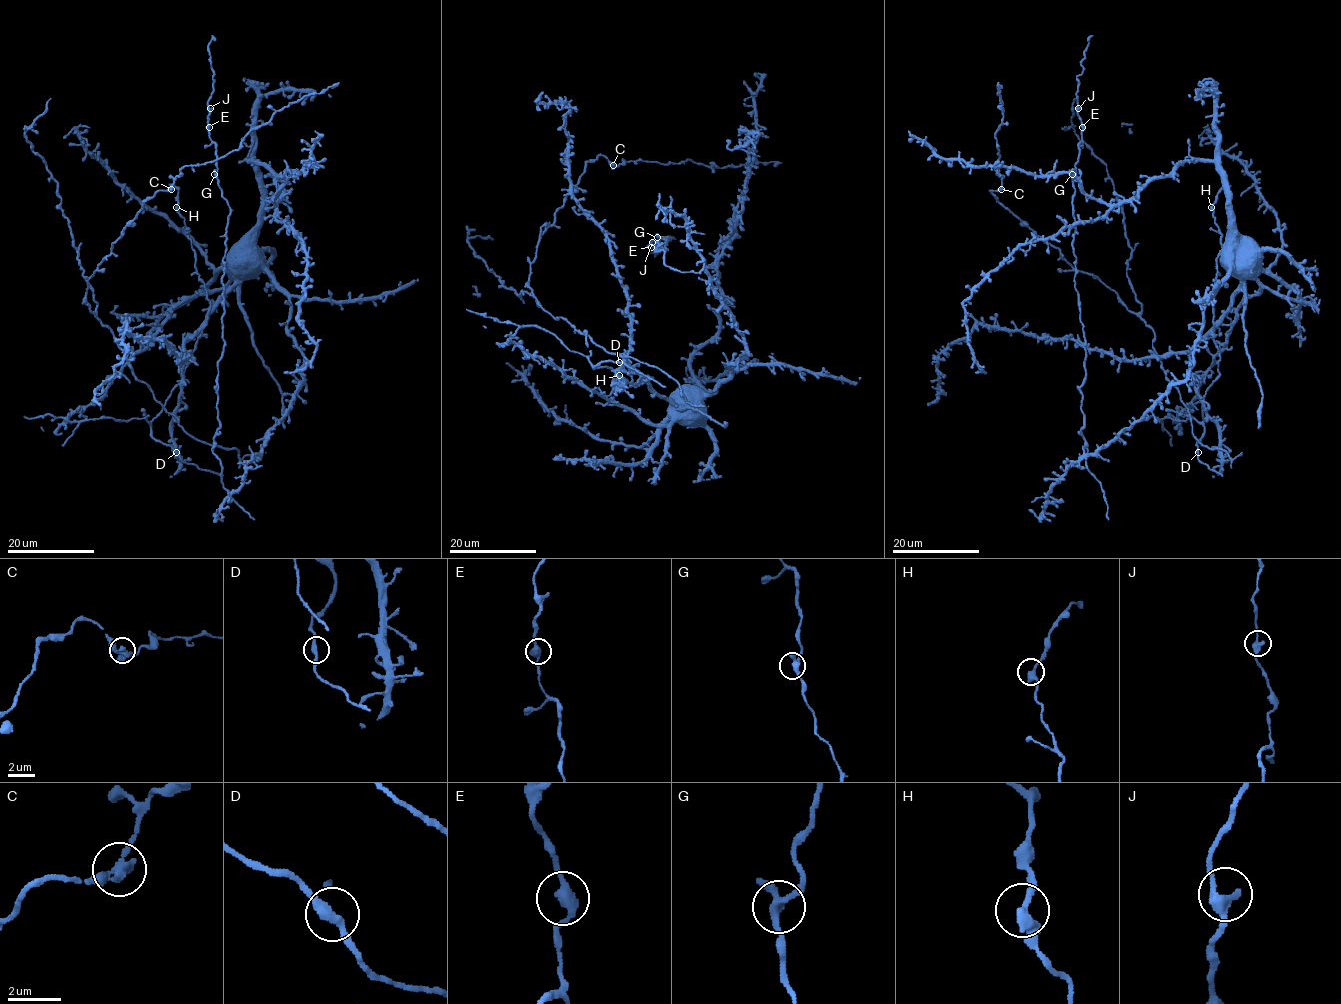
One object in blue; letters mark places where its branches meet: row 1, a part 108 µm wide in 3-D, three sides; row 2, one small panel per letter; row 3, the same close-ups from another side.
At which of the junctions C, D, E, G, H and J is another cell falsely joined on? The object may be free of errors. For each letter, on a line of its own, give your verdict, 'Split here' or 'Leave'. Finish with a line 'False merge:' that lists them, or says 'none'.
C: Leave
D: Leave
E: Leave
G: Leave
H: Leave
J: Leave
False merge: none

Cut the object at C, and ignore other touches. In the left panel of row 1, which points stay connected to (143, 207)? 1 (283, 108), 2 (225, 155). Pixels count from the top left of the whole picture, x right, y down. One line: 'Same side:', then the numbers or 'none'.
Same side: none

